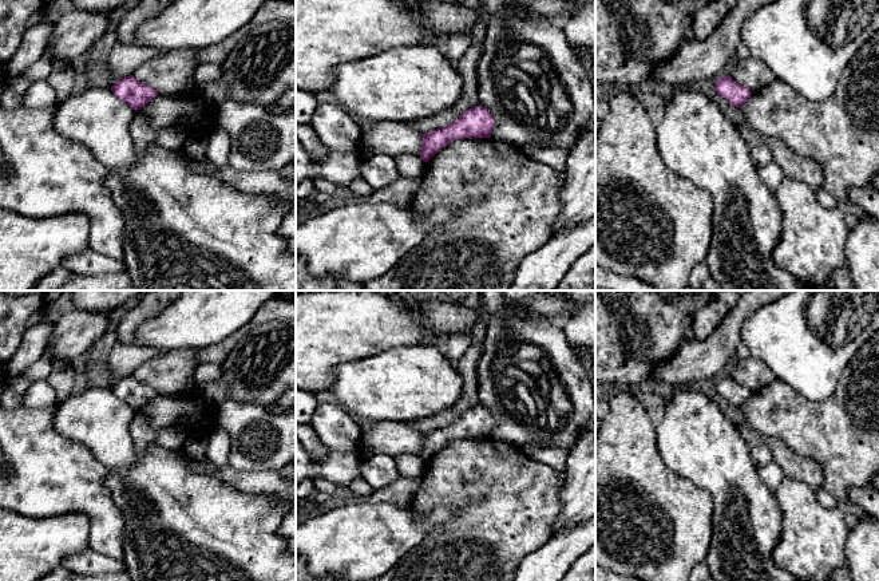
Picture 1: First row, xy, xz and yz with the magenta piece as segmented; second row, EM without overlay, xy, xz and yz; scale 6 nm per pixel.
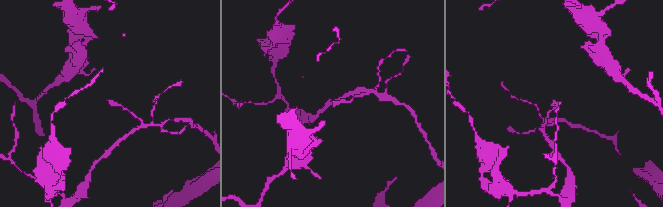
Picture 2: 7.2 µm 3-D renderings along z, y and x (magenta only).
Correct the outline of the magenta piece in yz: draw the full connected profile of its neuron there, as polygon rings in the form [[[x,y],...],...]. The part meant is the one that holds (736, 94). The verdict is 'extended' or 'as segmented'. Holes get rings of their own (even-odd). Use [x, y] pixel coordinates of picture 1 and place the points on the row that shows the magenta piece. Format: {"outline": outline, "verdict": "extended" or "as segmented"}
{"outline": [[[732,76],[717,78],[716,94],[725,98],[735,107],[741,108],[752,91],[732,79]]], "verdict": "as segmented"}

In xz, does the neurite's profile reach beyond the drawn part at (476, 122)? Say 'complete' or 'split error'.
complete

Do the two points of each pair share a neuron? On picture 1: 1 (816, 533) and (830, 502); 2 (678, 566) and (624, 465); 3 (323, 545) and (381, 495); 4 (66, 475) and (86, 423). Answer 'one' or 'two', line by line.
1: two
2: one
3: two
4: two

